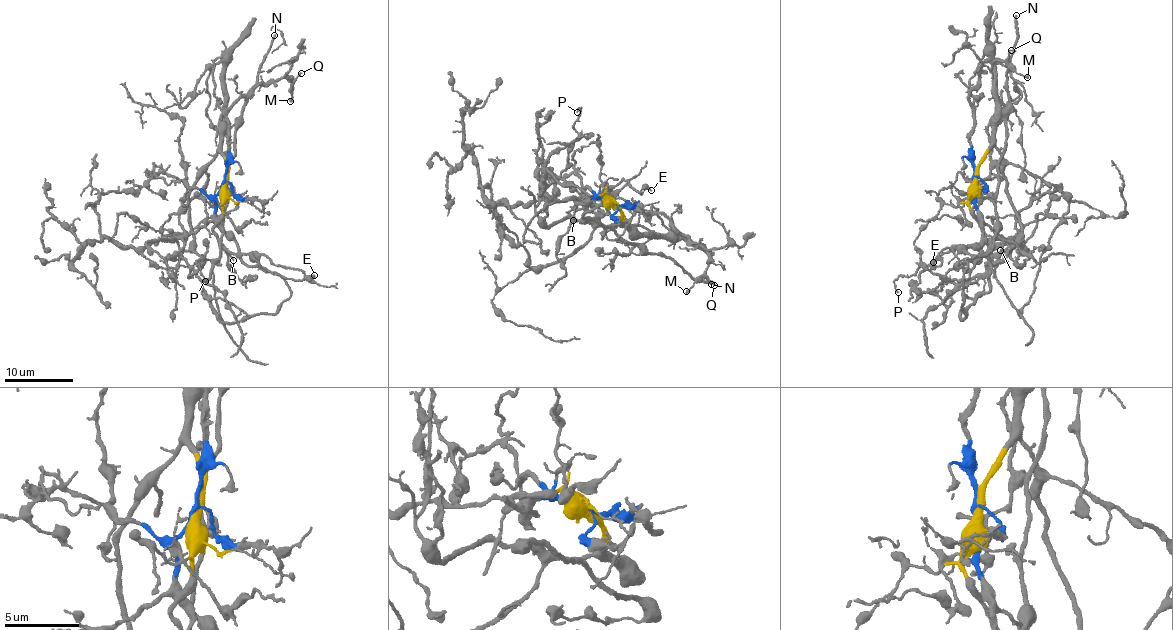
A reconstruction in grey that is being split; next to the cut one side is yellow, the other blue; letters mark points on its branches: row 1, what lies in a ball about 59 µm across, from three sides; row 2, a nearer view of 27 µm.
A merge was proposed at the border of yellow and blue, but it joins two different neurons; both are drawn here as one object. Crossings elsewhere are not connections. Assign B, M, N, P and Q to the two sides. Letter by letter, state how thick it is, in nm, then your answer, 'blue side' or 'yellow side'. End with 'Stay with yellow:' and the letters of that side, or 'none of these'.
B: calibre 110 nm; yellow side
M: calibre 190 nm; blue side
N: calibre 190 nm; blue side
P: calibre 100 nm; blue side
Q: calibre 150 nm; blue side
Stay with yellow: B

